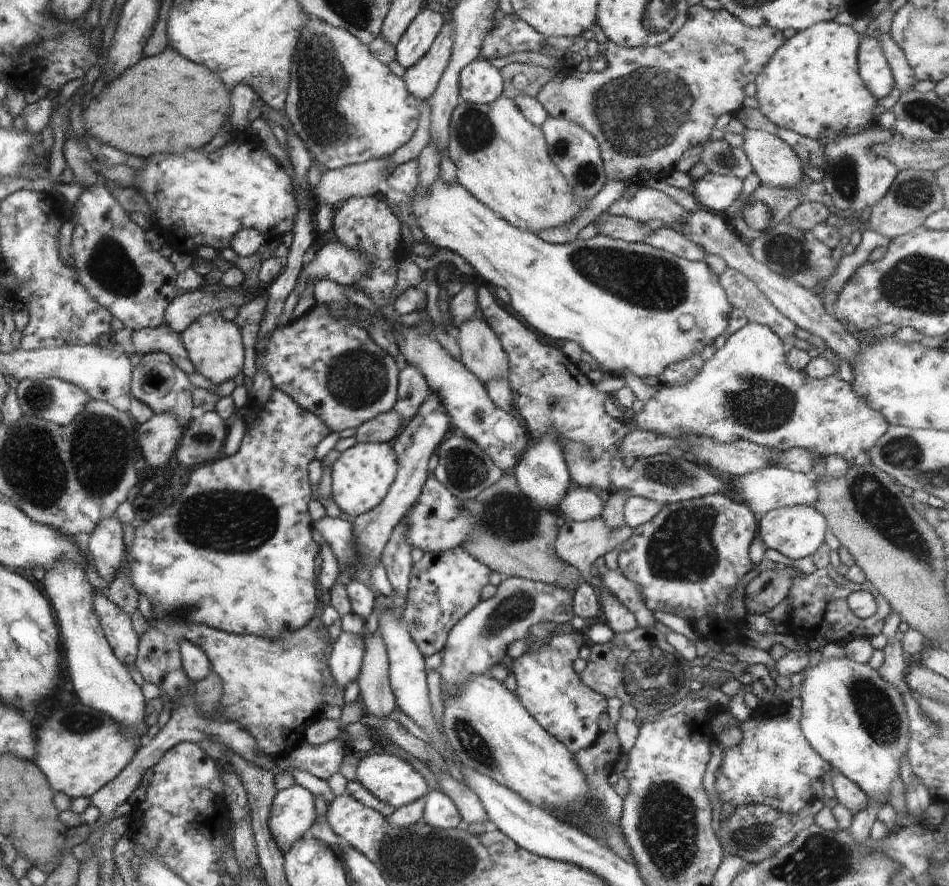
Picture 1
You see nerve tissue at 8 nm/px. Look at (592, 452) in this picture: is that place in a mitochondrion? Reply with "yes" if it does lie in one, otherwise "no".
yes

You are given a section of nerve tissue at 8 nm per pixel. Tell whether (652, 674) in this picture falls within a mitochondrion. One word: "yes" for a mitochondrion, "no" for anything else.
yes

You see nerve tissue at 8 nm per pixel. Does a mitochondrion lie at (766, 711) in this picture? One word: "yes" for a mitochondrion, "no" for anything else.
no

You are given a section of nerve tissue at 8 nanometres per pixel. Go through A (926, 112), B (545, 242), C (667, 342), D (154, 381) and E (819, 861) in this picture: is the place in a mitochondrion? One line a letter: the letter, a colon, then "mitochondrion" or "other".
A: mitochondrion
B: other
C: other
D: other
E: mitochondrion

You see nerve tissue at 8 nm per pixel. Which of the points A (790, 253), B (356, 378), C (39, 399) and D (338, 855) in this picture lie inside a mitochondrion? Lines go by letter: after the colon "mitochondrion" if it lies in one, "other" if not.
A: mitochondrion
B: mitochondrion
C: mitochondrion
D: other

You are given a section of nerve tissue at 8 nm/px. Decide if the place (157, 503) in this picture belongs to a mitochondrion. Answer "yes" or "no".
yes

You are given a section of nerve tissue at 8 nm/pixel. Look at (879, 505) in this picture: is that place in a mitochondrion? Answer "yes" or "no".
yes

